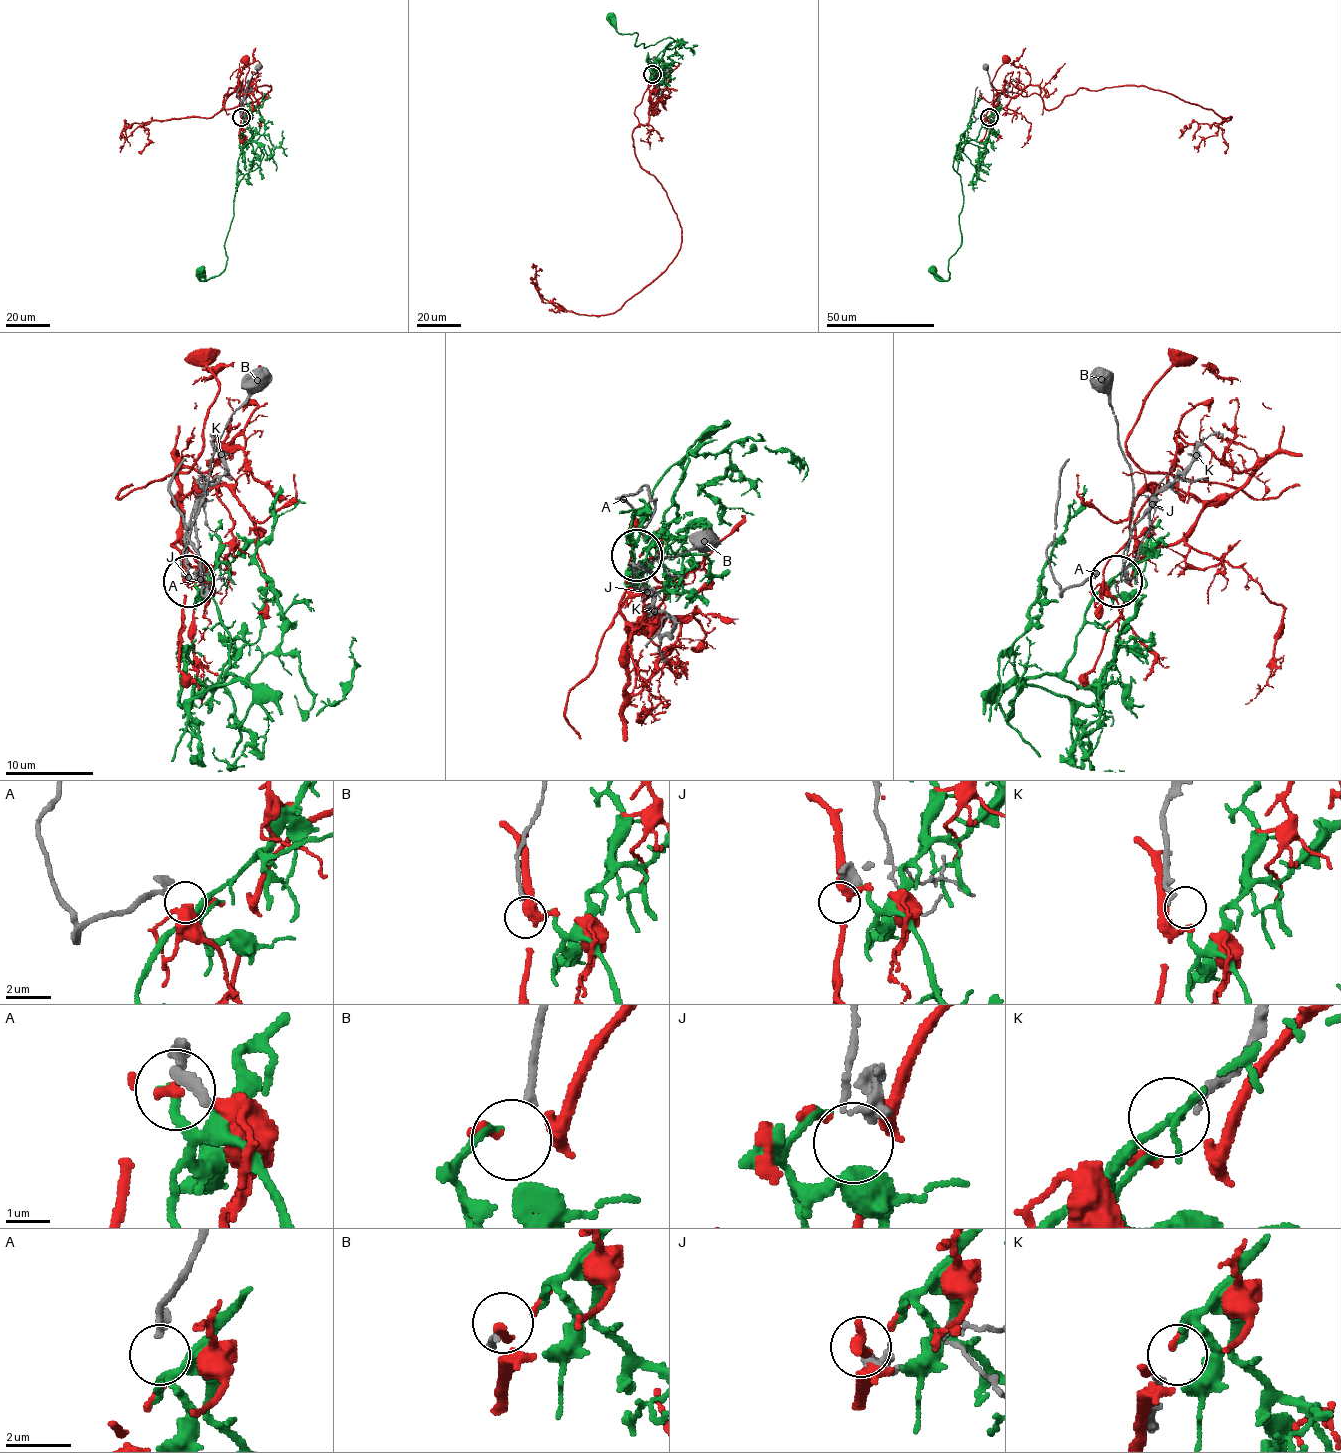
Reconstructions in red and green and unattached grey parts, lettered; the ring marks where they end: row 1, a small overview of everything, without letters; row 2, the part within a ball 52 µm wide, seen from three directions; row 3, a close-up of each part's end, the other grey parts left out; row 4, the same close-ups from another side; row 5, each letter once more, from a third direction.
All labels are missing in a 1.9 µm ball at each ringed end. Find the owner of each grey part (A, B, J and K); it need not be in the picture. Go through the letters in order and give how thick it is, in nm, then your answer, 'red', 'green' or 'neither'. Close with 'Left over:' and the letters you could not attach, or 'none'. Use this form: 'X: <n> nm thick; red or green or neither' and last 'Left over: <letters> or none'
A: 320 nm thick; neither
B: 170 nm thick; neither
J: 280 nm thick; neither
K: 150 nm thick; green
Left over: A, B, J

